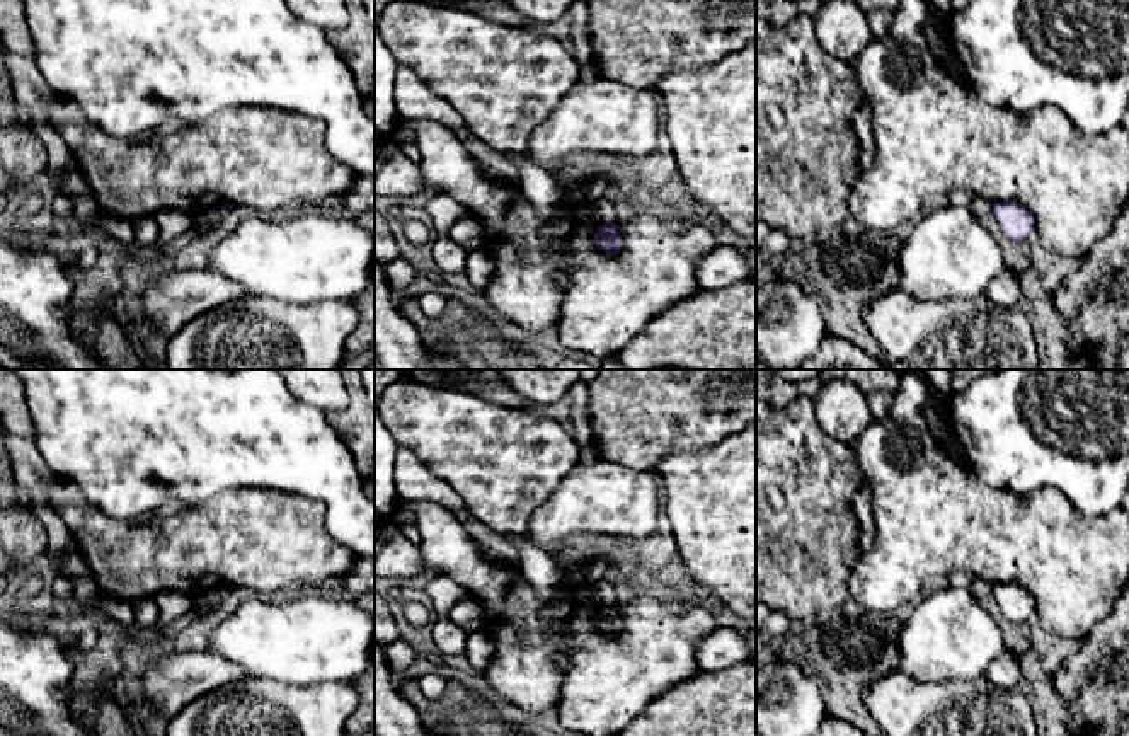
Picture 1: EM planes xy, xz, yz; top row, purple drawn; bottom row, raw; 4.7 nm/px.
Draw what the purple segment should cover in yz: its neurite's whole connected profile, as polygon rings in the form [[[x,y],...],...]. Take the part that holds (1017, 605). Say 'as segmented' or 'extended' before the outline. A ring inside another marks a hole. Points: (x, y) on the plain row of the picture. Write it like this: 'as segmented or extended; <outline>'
as segmented; [[[1000,583],[991,586],[993,596],[1010,622],[1022,625],[1037,612],[1034,596],[1015,583]]]

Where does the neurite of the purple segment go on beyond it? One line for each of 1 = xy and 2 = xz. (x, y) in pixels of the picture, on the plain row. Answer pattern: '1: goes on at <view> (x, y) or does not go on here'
1: does not go on here
2: does not go on here

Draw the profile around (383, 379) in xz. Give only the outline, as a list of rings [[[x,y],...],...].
[[[375,370],[375,397],[378,397],[387,387],[402,380],[405,375],[402,370]]]

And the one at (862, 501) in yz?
[[[867,480],[862,482],[860,489],[851,497],[851,508],[855,511],[860,530],[857,542],[858,557],[863,557],[872,547],[875,535],[874,516],[872,516],[872,491]]]

